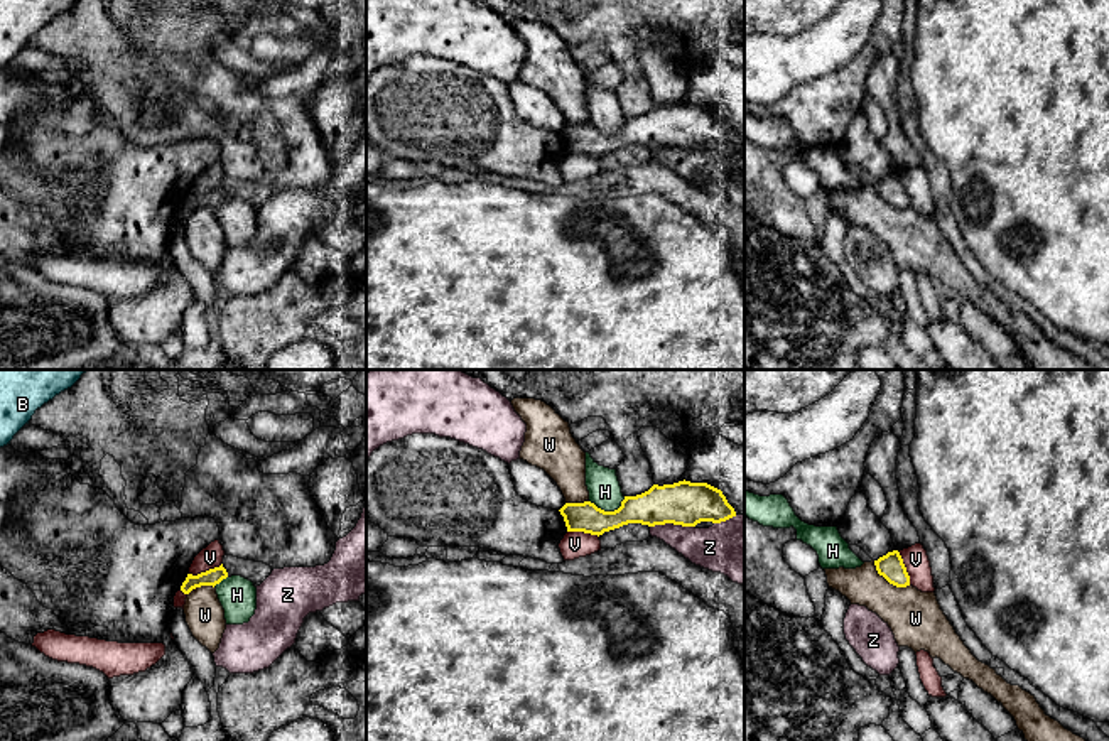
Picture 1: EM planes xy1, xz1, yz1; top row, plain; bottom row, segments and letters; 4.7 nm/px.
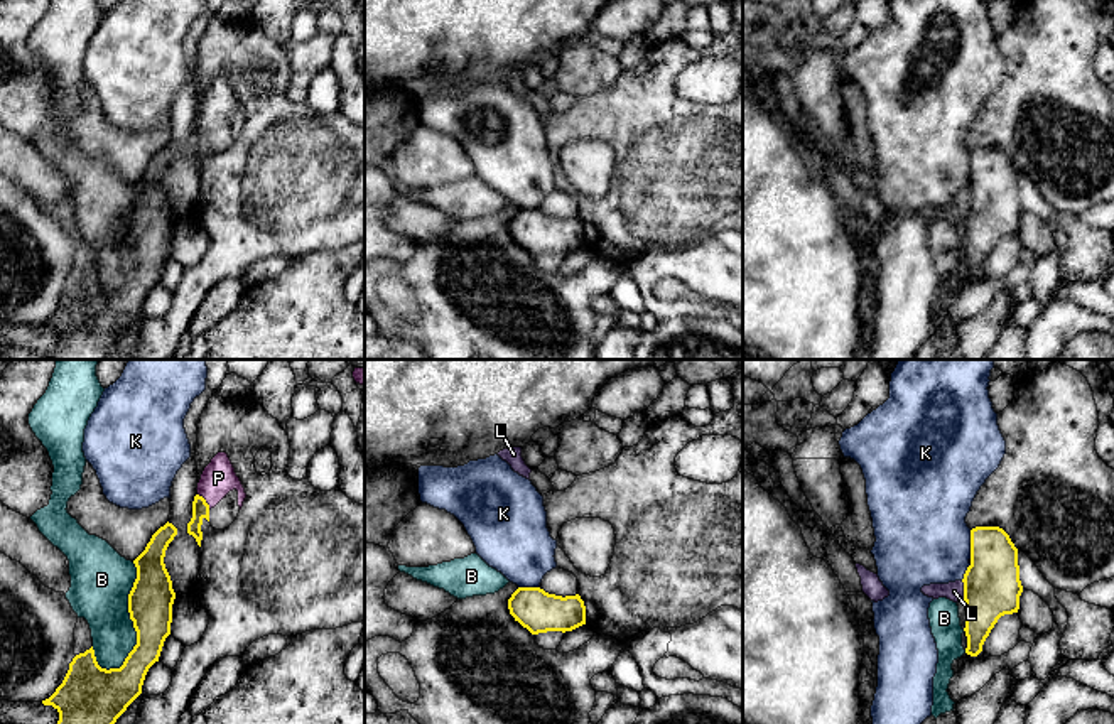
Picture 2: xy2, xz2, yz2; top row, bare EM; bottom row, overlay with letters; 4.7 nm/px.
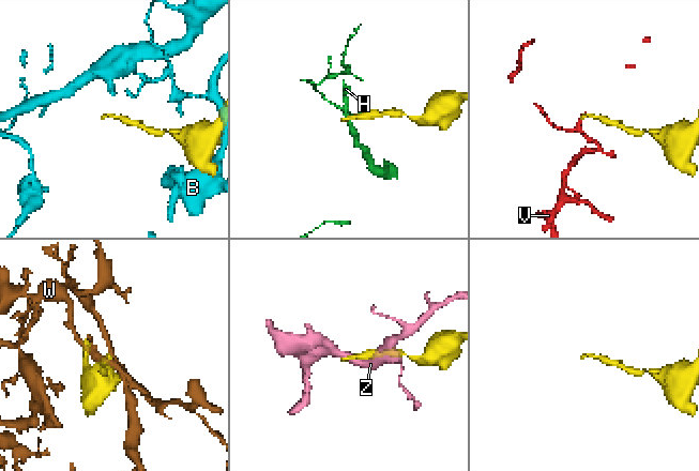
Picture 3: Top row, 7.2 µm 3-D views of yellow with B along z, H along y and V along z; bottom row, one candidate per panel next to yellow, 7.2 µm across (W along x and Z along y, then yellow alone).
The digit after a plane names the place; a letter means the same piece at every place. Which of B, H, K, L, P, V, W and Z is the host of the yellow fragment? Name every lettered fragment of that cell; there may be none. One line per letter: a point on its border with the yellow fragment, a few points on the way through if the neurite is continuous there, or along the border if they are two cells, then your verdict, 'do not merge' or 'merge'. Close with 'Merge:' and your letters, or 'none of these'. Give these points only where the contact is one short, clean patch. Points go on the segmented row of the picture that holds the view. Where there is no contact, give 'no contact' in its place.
B: xy2 (132, 620) | do not merge
H: xz1 (608, 512) | along xz1 (625, 497), (613, 510), (601, 510), (589, 500) | do not merge
K: yz2 (971, 544) | along yz2 (969, 530), (971, 557) | do not merge
L: yz2 (964, 589) | along yz2 (961, 581), (964, 598) | do not merge
P: xy2 (205, 502) | across xy2 (200, 507), (205, 502), (218, 478) | merge
V: yz1 (905, 569) | along yz1 (898, 552), (910, 584) | do not merge
W: yz1 (888, 581) | along yz1 (873, 561), (878, 573), (890, 583), (908, 586) | do not merge
Z: xz1 (672, 522) | do not merge
Merge: P

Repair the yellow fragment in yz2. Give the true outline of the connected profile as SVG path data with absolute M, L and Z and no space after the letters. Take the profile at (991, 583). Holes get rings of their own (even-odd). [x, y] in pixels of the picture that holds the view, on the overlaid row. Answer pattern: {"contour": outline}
{"contour": "M1003 528L971 530L971 565L962 582L967 608L965 653L977 656L998 619L1018 613L1023 592L1018 548Z"}

